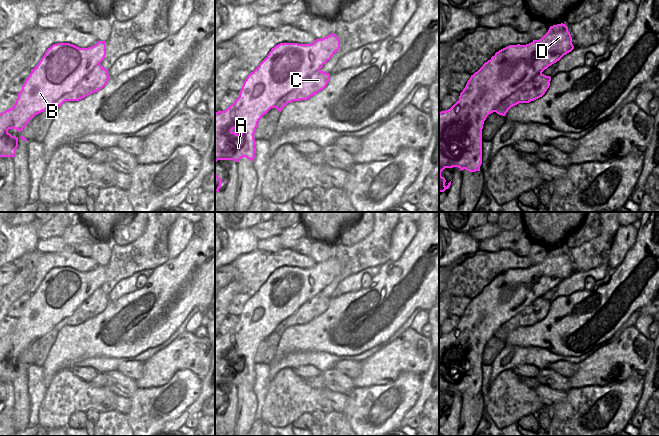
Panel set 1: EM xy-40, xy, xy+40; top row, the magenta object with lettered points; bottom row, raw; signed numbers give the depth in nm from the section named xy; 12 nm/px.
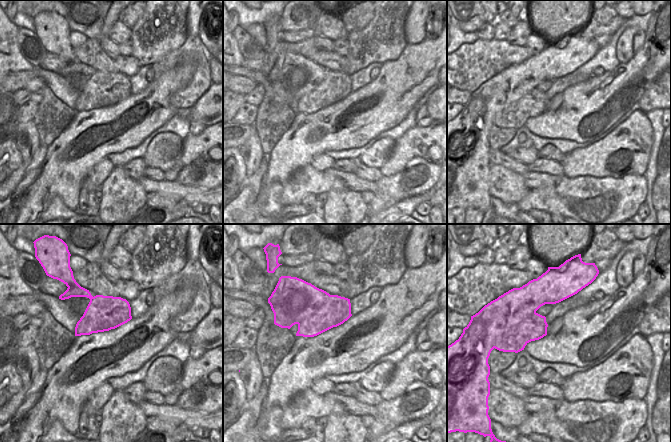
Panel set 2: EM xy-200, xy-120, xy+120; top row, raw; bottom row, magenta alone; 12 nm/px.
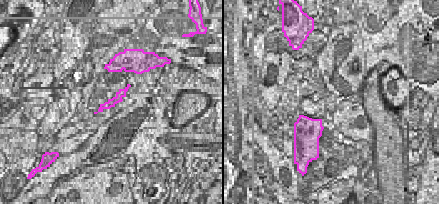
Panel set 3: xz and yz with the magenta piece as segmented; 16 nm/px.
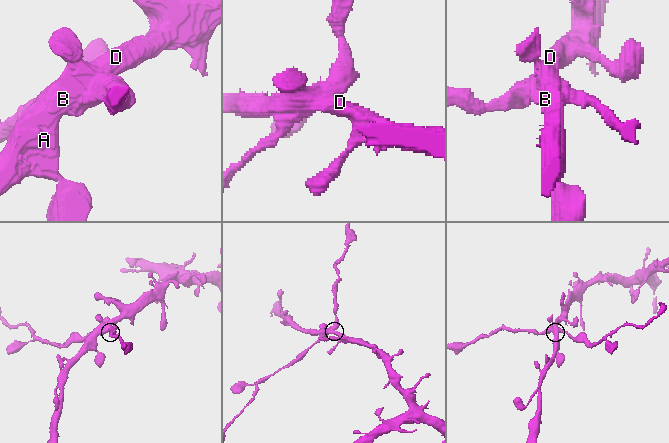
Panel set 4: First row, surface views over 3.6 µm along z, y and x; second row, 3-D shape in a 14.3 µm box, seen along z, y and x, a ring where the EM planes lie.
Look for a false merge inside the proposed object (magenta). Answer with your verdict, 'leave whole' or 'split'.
split

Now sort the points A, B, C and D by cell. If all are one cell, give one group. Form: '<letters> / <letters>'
A B D / C

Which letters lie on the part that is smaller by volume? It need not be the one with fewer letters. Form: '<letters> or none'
C

